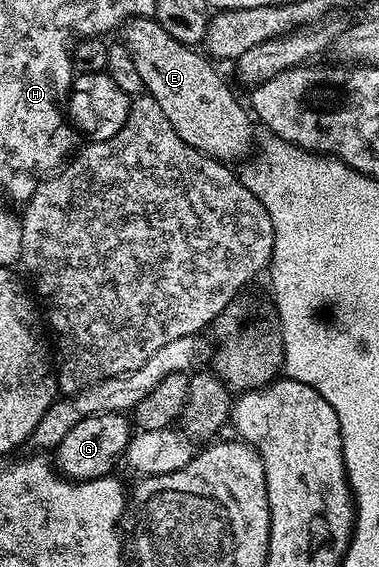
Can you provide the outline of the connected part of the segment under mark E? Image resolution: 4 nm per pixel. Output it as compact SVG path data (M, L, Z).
M152 17L130 19L124 24L124 31L124 45L133 55L145 91L163 109L171 129L179 133L184 143L226 165L232 164L232 159L244 160L254 150L254 120L246 104L244 107L233 96L232 89L217 72L218 64L208 54L200 55L196 46L175 41Z

